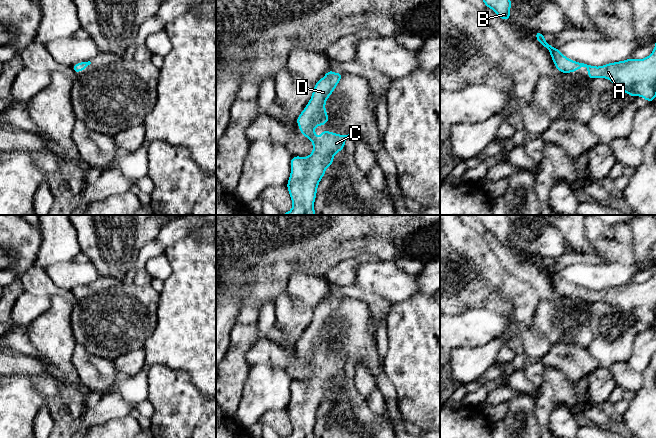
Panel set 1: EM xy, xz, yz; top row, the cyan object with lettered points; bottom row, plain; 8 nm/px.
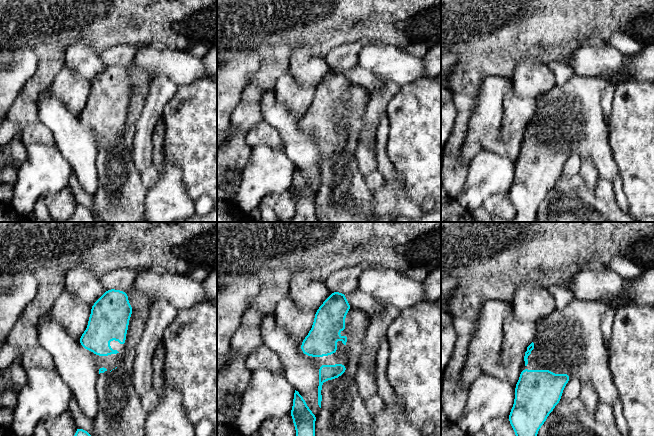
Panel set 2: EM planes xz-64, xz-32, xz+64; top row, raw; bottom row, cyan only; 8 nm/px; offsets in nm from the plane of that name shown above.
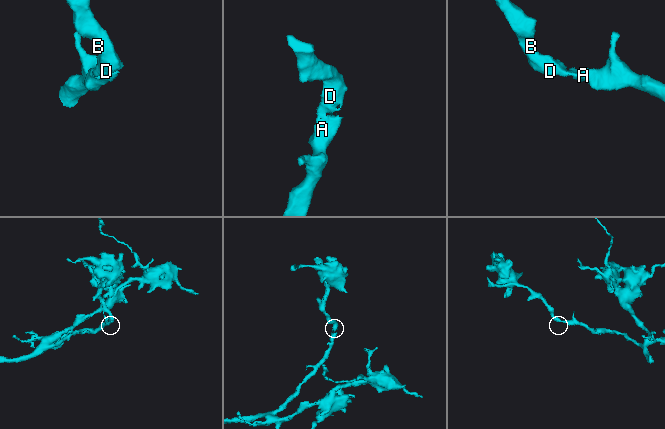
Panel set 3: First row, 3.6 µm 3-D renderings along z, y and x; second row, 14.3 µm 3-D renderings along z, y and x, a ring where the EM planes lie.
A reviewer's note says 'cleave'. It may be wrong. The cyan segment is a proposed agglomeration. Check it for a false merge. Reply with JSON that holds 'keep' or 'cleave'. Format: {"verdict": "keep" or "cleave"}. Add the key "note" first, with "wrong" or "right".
{"note": "wrong", "verdict": "keep"}

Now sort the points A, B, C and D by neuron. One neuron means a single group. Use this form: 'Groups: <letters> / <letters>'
Groups: A B C D

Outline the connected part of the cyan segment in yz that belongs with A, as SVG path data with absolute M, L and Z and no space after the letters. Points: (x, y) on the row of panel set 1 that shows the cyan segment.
M535 31L535 36L537 41L550 51L553 63L561 73L573 73L581 67L586 67L589 80L606 78L629 96L640 96L648 102L656 98L656 41L654 50L646 58L630 58L596 67L567 58L559 48L553 48L545 41L544 34Z

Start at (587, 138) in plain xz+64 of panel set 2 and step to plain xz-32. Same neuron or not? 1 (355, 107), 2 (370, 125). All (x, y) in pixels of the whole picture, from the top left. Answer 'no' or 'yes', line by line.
1: yes
2: no

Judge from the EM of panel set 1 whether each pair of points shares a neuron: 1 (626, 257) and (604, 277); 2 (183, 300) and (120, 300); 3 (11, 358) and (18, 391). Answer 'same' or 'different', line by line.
1: different
2: different
3: different

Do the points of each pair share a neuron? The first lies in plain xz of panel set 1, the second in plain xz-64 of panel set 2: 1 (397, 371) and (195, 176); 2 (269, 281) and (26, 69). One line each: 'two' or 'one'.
1: one
2: two

